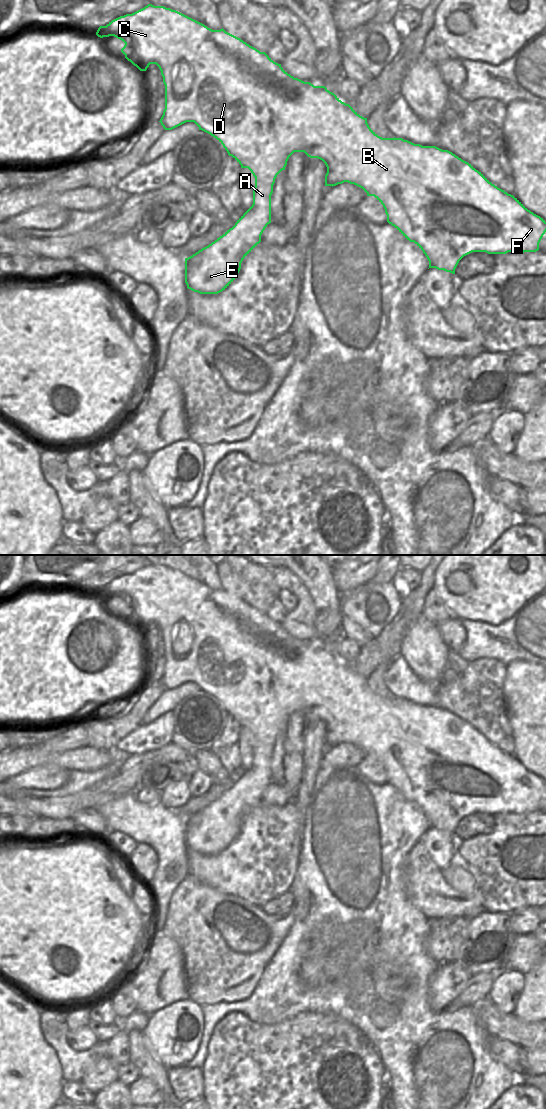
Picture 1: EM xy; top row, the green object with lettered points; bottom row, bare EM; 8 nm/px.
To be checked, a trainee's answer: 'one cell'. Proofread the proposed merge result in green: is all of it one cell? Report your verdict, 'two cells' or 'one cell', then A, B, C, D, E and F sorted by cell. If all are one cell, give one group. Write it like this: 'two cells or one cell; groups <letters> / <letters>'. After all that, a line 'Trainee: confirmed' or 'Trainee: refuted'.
one cell; groups A B C D E F
Trainee: confirmed

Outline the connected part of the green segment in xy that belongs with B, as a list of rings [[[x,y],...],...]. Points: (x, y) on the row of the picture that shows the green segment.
[[[148,4],[132,14],[126,14],[112,20],[106,26],[100,26],[96,35],[100,38],[114,36],[122,40],[125,45],[121,49],[121,52],[140,71],[146,71],[150,64],[156,64],[159,67],[165,85],[165,109],[159,122],[165,130],[172,130],[186,122],[194,122],[199,127],[199,130],[216,138],[223,145],[228,155],[232,156],[241,165],[241,168],[248,168],[255,177],[252,206],[222,236],[192,256],[185,258],[185,283],[187,288],[194,292],[200,294],[218,294],[235,280],[241,269],[243,259],[261,242],[263,231],[271,223],[271,195],[273,193],[273,185],[277,175],[282,170],[285,170],[287,161],[294,152],[304,152],[308,157],[318,158],[325,163],[327,167],[325,186],[333,187],[348,182],[362,188],[367,193],[367,196],[374,196],[383,205],[387,215],[387,222],[394,226],[407,240],[414,242],[423,251],[429,261],[429,268],[436,268],[455,274],[455,269],[459,261],[472,252],[486,252],[488,254],[506,254],[512,252],[514,254],[522,254],[524,252],[536,252],[539,250],[539,243],[546,232],[545,220],[528,210],[513,195],[492,184],[471,164],[452,152],[442,150],[436,146],[422,146],[402,138],[382,138],[378,136],[369,127],[367,118],[360,116],[349,104],[342,102],[325,86],[314,86],[310,82],[304,82],[298,78],[294,78],[281,67],[281,64],[274,62],[265,52],[260,52],[240,38],[226,32],[223,28],[212,30],[176,10]]]

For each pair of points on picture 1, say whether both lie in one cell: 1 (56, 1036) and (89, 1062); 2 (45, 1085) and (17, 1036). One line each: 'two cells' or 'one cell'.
1: one cell
2: one cell

